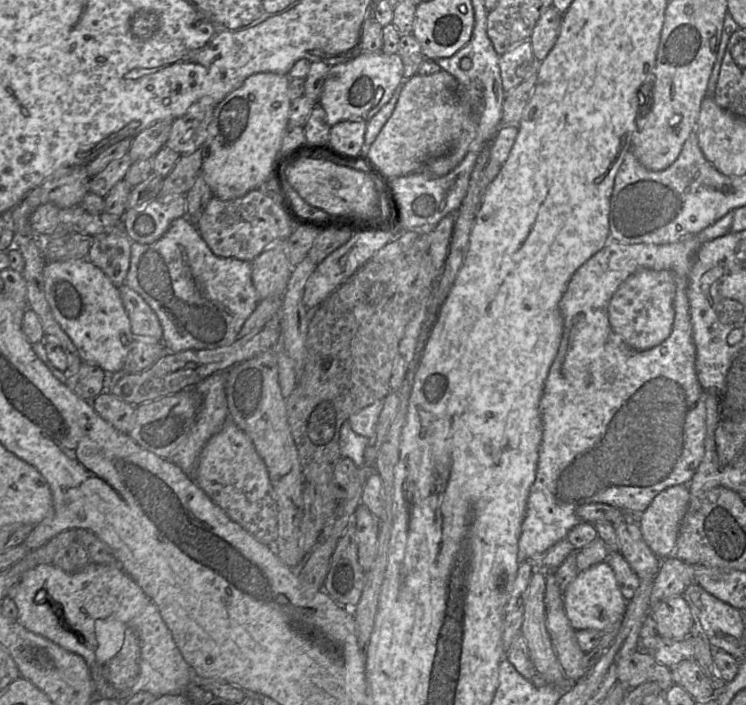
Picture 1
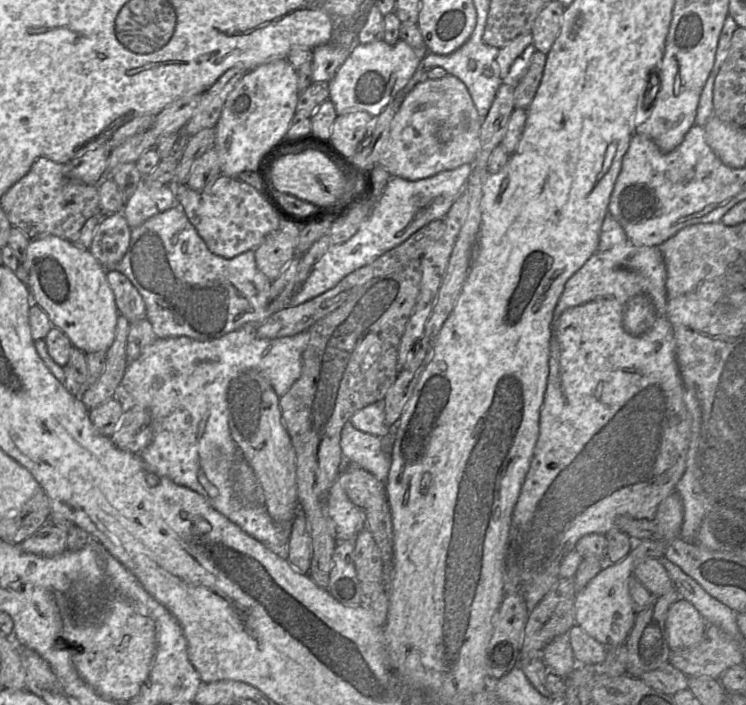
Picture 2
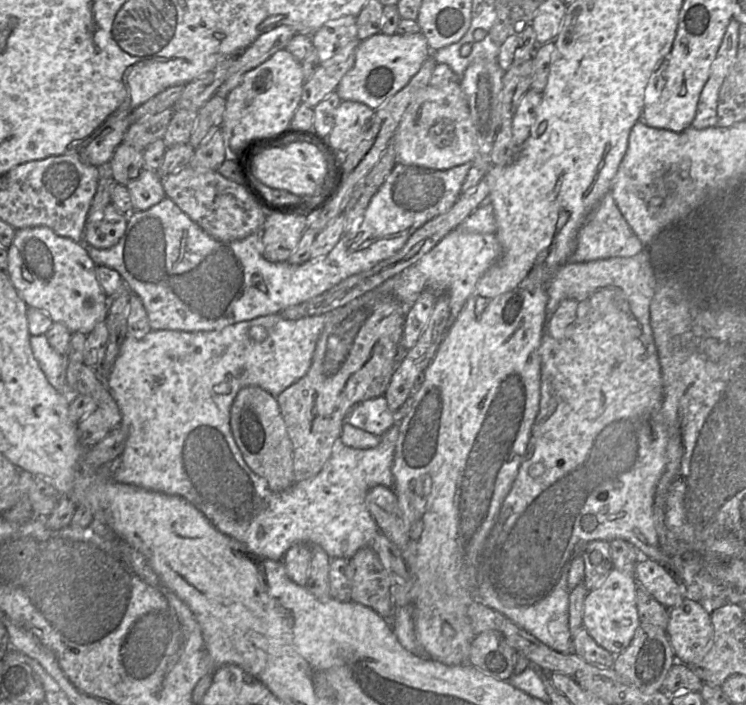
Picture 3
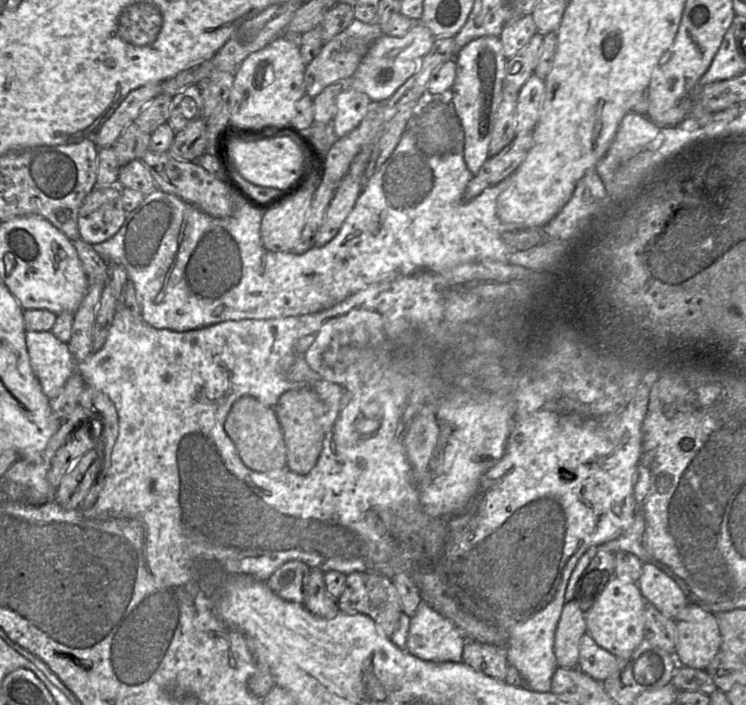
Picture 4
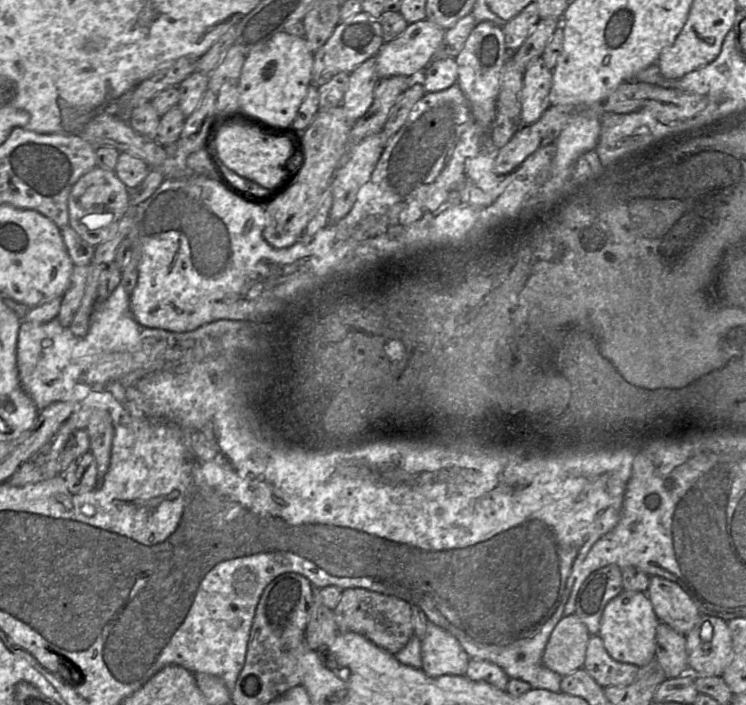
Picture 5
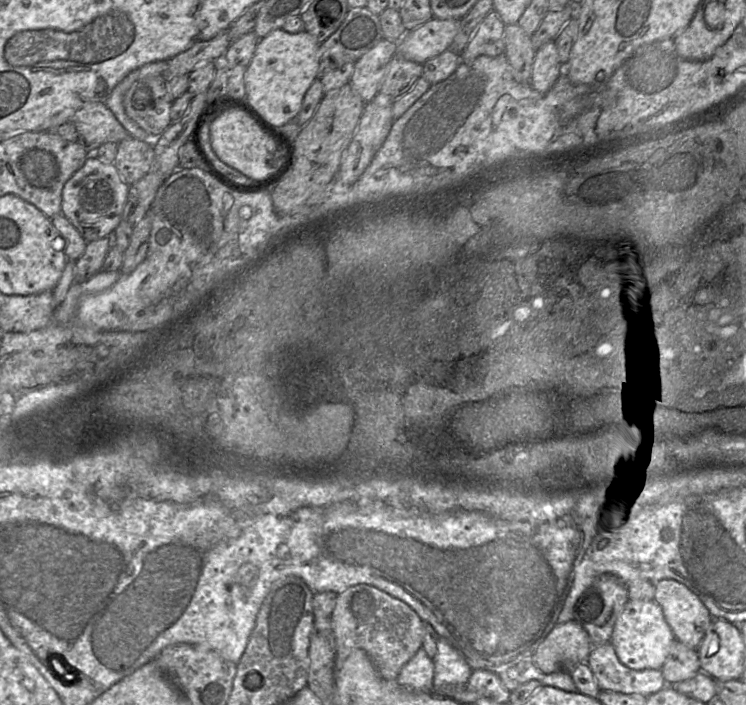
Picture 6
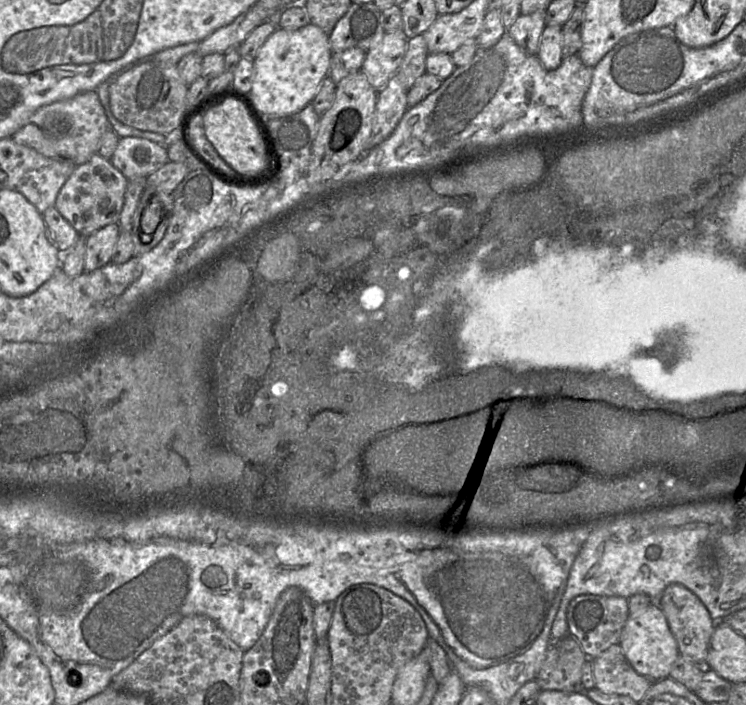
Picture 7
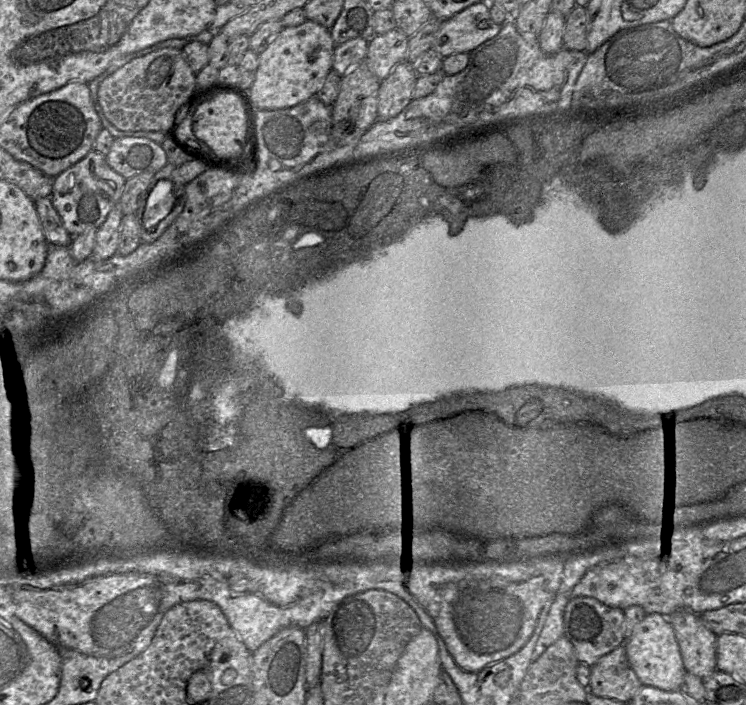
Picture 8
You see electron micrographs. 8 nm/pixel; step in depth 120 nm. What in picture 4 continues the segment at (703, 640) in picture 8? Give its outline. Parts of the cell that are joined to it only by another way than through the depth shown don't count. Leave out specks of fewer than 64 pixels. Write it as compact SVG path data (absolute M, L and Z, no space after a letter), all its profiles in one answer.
M652 564L642 565L641 575L636 583L646 602L672 620L689 604L673 578Z

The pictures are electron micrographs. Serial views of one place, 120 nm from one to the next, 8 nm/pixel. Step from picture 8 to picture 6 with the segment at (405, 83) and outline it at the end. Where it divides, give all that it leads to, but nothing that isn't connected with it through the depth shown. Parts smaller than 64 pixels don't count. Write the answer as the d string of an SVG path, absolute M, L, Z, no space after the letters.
M378 92L371 102L365 104L357 130L341 158L340 181L354 183L370 165L392 128L394 101Z

